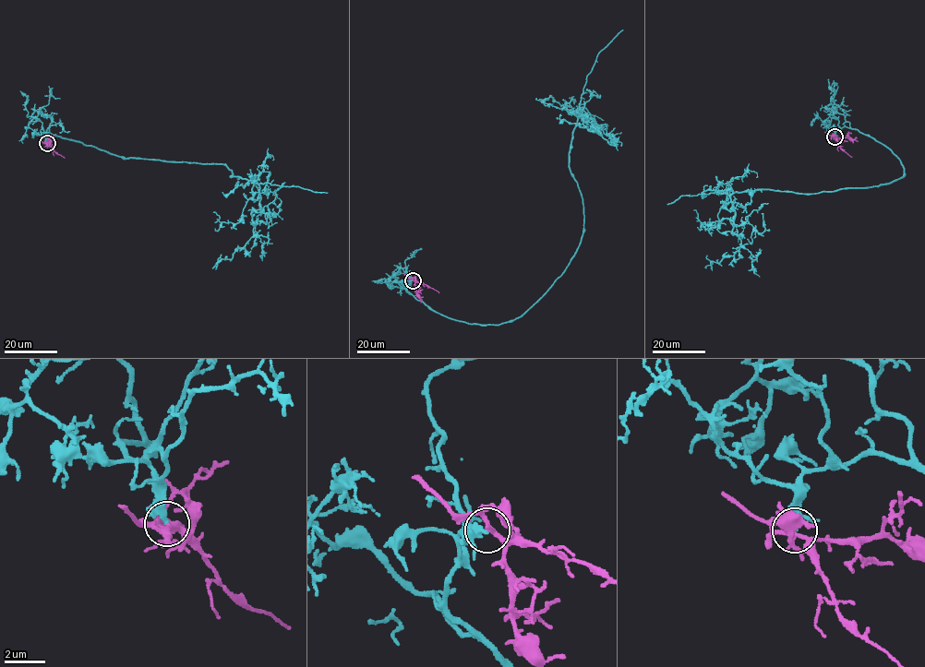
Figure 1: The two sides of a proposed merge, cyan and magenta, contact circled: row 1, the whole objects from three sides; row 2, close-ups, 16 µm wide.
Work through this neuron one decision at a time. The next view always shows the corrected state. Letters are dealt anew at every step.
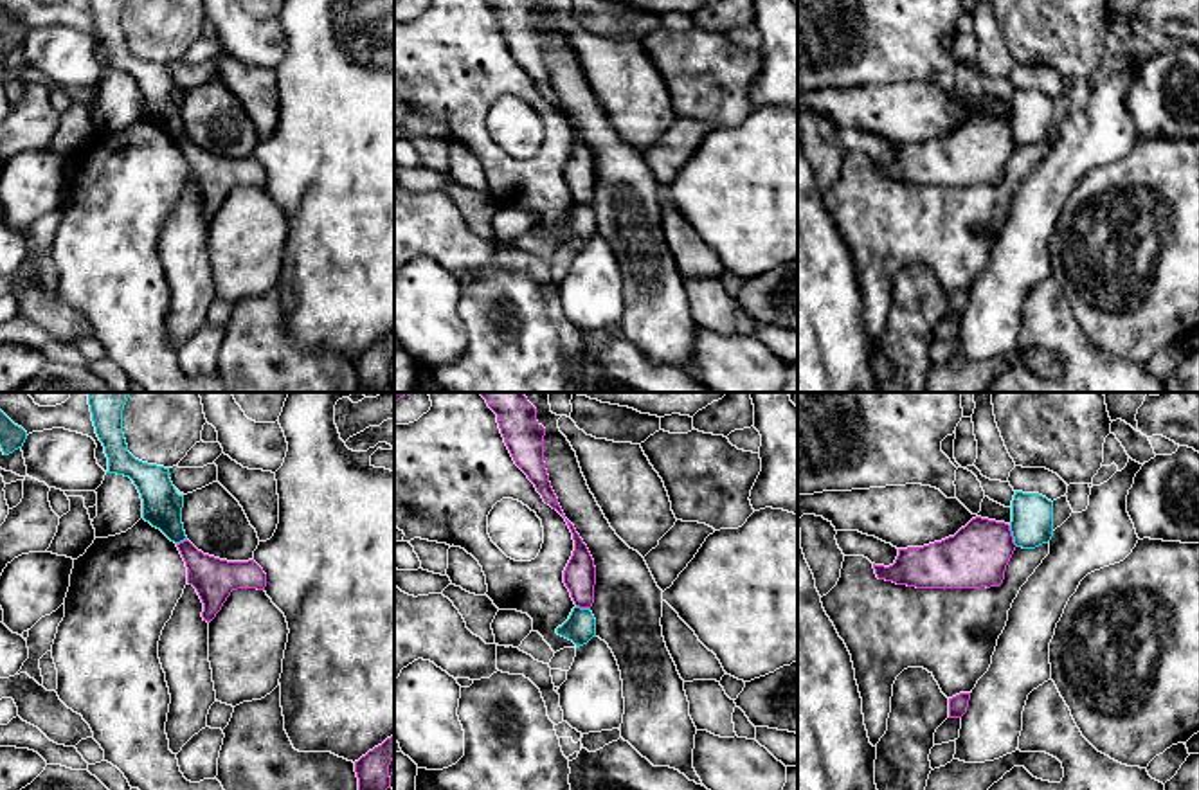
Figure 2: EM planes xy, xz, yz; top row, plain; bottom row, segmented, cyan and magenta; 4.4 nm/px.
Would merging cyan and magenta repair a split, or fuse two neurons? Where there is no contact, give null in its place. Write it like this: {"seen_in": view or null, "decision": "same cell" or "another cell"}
{"seen_in": "yz", "decision": "another cell"}

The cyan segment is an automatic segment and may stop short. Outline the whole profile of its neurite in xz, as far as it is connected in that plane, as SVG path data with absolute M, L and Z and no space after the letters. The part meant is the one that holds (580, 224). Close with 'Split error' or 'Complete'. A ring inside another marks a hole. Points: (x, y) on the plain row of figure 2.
M574 203L569 216L556 225L556 230L572 238L576 245L596 234L596 216L590 205Z. Complete

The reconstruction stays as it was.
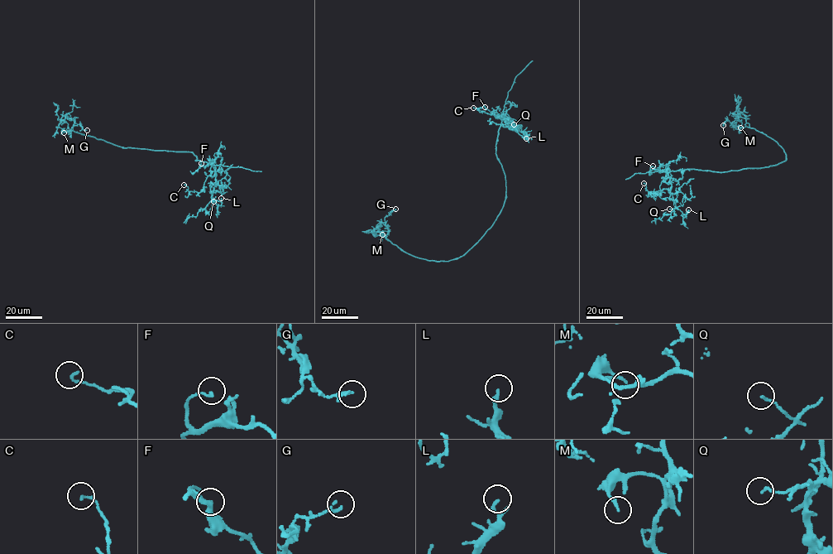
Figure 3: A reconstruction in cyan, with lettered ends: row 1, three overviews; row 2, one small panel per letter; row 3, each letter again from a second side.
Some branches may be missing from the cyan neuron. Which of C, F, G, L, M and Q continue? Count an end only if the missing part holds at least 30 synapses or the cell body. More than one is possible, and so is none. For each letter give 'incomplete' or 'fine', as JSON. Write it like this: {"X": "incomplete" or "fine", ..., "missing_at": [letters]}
{"C": "fine", "F": "fine", "G": "fine", "L": "fine", "M": "fine", "Q": "fine", "missing_at": []}

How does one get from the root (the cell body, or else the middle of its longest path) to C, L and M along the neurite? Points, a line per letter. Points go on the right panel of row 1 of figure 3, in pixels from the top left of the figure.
C: (755, 168), (722, 172), (670, 171), (668, 184), (662, 182), (658, 195), (647, 190), (643, 183)
L: (755, 168), (722, 172), (691, 169), (669, 171), (670, 199), (686, 216), (688, 209)
M: (755, 168), (785, 161), (786, 155), (777, 143), (766, 135), (754, 128), (740, 127)

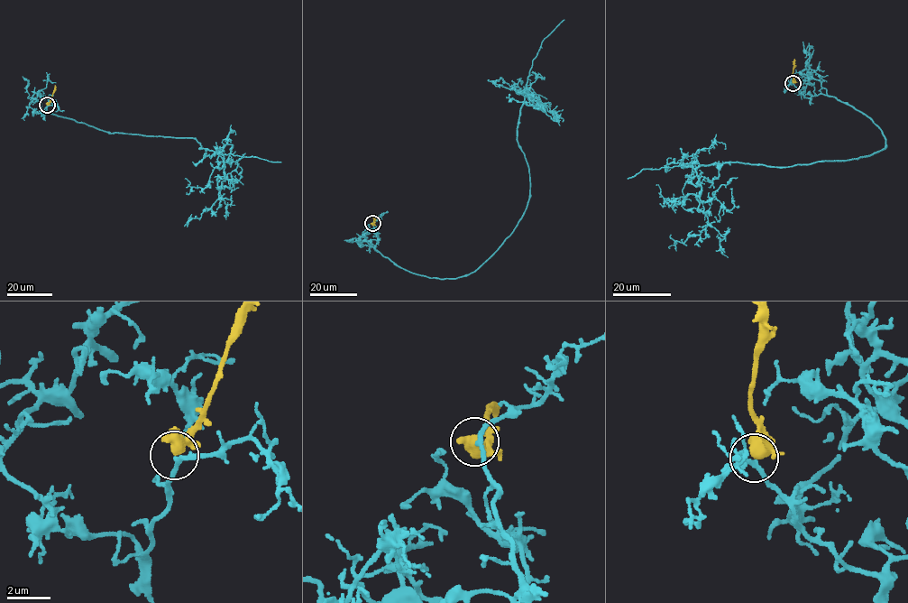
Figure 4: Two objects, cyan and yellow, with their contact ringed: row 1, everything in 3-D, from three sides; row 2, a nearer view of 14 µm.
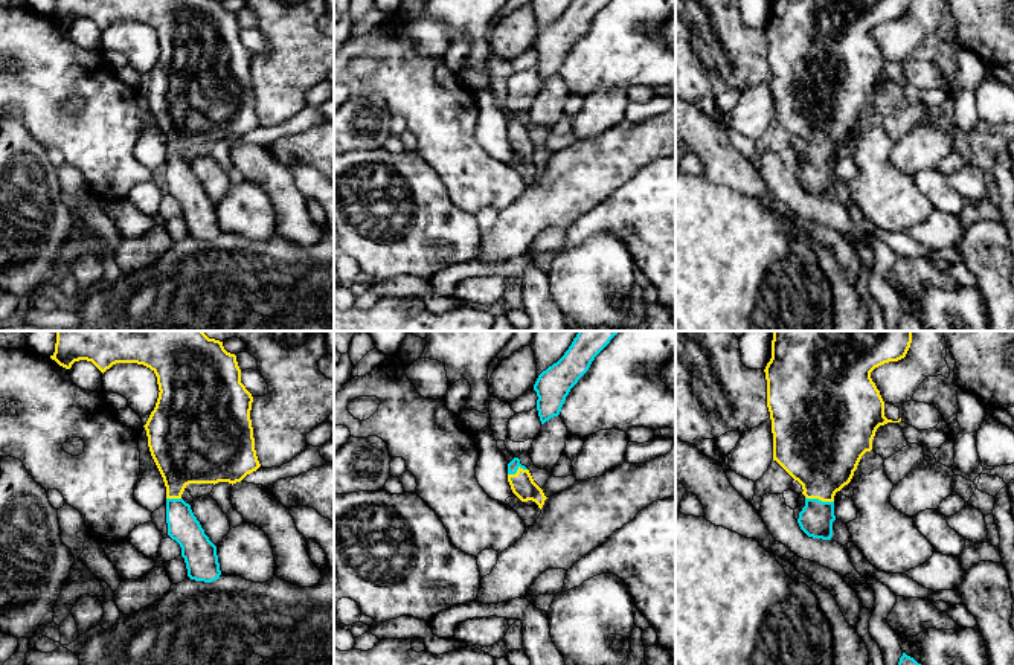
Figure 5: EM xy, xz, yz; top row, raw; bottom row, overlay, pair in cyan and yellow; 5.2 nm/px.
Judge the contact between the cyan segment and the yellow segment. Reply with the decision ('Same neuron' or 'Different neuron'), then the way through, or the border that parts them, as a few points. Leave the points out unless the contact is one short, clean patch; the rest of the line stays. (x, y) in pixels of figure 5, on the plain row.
Same neuron. Path across: yz (816, 176), (818, 157), (821, 110)

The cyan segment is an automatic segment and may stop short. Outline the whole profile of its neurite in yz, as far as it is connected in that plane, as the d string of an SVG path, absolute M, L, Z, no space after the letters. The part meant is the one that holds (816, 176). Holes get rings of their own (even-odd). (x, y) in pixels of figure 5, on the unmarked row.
M772 0L772 17L764 31L767 38L767 66L772 78L773 119L802 143L805 165L799 171L801 188L813 197L831 198L834 154L848 143L862 114L872 108L880 84L900 81L884 75L884 59L871 37L871 31L889 20L906 15L912 0Z

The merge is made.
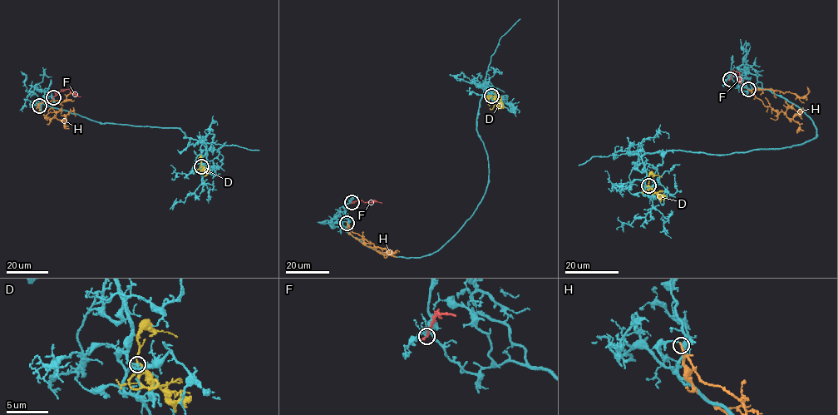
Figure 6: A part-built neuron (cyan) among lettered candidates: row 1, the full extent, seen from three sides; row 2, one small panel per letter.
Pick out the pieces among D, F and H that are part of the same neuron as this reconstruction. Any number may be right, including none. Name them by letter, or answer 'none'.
none

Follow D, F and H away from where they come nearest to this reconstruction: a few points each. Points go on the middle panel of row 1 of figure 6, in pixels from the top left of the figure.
D: (491, 96), (500, 100), (498, 109)
F: (352, 203), (362, 200), (382, 203)
H: (347, 223), (365, 243), (388, 249), (389, 252), (399, 251)

